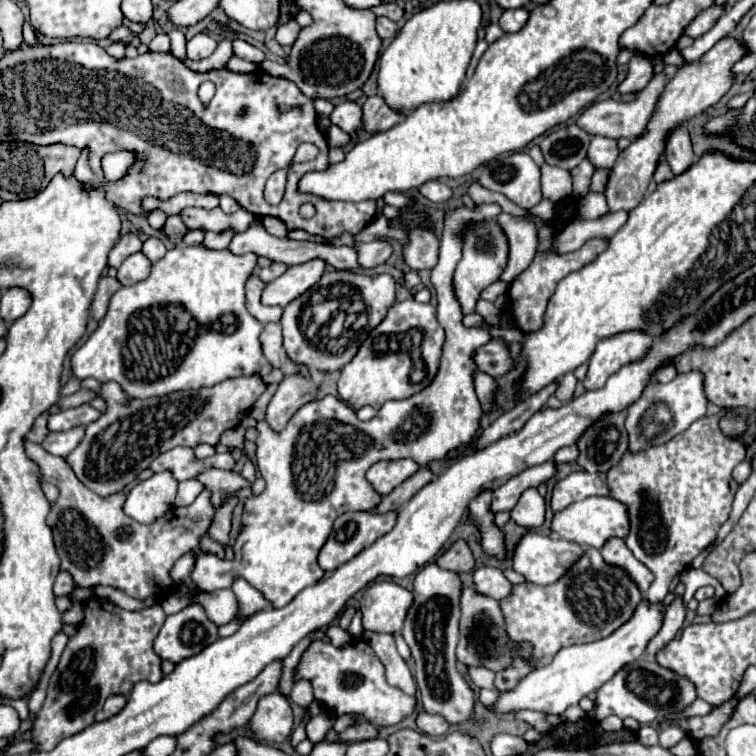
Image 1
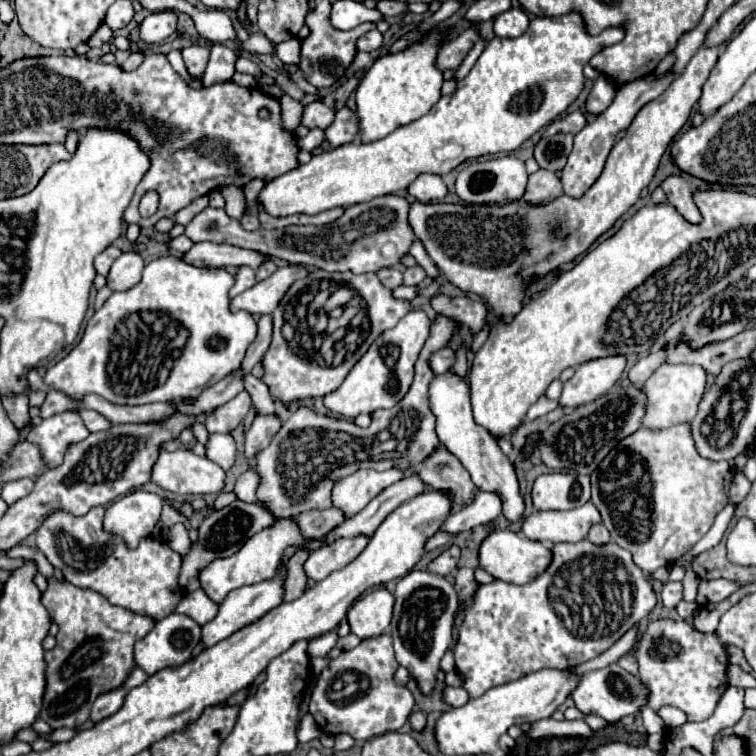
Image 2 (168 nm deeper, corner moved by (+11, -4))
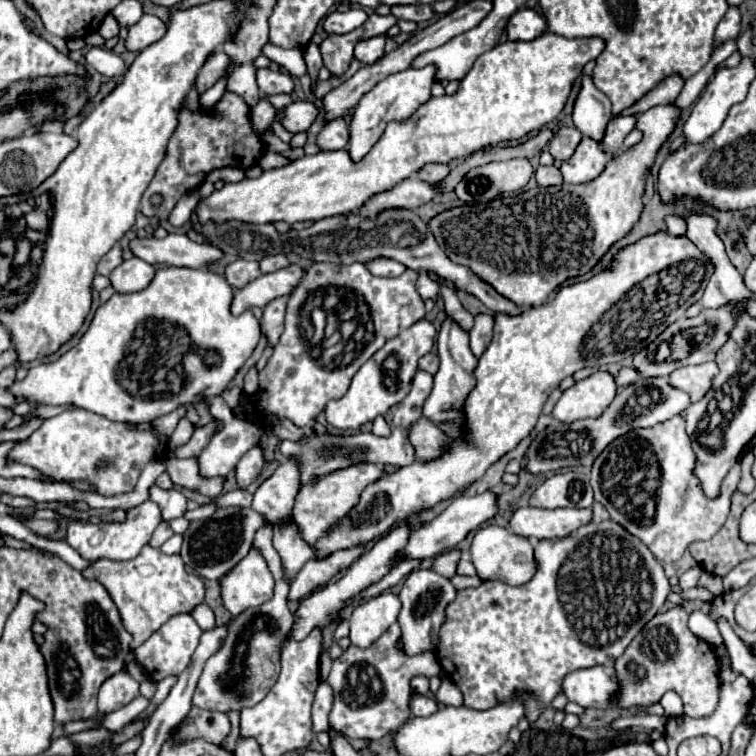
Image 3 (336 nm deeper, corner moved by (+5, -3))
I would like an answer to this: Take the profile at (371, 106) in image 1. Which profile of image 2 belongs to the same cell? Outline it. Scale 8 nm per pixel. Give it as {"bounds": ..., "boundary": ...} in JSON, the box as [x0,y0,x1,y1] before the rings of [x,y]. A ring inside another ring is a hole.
{"bounds":[325,108,359,148],"boundary":[[[339,108],[335,112],[335,120],[325,128],[325,140],[329,142],[331,148],[339,148],[347,142],[351,142],[359,134],[359,124],[357,116],[349,108]]]}

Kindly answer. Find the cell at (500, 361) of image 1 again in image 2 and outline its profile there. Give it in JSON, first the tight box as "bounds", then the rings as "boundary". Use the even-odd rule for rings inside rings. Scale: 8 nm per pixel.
{"bounds":[429,348,455,374],"boundary":[[[441,348],[435,354],[431,354],[431,358],[429,358],[429,366],[435,374],[447,372],[449,368],[453,368],[453,364],[455,364],[455,350],[451,350],[451,348]]]}

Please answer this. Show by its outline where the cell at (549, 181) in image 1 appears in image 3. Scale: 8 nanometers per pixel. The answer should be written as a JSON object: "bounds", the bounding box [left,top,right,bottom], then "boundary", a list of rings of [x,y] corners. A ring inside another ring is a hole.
{"bounds":[535,165,563,187],"boundary":[[[551,165],[551,167],[539,167],[535,171],[535,179],[537,179],[539,187],[549,187],[549,185],[561,185],[563,183],[563,179],[559,175],[559,169],[555,165]]]}

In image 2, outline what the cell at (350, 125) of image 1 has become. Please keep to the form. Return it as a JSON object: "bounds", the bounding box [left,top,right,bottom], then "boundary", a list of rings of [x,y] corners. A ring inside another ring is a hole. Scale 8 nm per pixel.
{"bounds":[301,102,335,130],"boundary":[[[311,102],[303,108],[303,116],[301,116],[301,124],[307,128],[321,128],[325,130],[331,122],[333,122],[335,112],[331,108],[327,108],[323,102]]]}

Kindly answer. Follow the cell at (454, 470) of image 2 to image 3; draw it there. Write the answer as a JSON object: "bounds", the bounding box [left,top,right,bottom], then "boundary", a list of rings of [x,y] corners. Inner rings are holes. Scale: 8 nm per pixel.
{"bounds":[409,417,449,461],"boundary":[[[421,417],[413,425],[409,439],[415,447],[415,457],[419,461],[437,459],[439,455],[443,455],[443,451],[447,451],[447,443],[449,443],[449,437],[425,417]]]}

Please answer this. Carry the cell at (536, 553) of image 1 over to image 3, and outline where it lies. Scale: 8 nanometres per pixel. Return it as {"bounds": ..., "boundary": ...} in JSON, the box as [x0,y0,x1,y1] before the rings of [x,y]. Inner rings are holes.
{"bounds":[471,525,537,585],"boundary":[[[487,525],[475,533],[473,545],[471,545],[471,555],[473,555],[473,565],[477,569],[477,575],[483,581],[497,579],[507,585],[523,585],[523,583],[529,583],[537,571],[533,545],[529,543],[529,539],[519,537],[519,535],[511,533],[509,529],[497,527],[497,525]]]}

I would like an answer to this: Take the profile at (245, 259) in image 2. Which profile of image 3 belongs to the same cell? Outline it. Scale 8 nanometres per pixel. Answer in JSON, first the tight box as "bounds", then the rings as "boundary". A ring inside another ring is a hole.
{"bounds":[129,235,223,269],"boundary":[[[167,235],[165,239],[133,239],[129,247],[137,257],[151,265],[199,269],[223,259],[223,251],[219,251],[215,245],[195,243],[187,235]]]}

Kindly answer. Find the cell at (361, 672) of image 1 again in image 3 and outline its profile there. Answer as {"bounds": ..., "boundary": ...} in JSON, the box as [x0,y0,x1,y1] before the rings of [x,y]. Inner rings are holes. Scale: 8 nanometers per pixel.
{"bounds":[327,623,441,741],"boundary":[[[393,623],[371,647],[361,649],[361,647],[351,645],[337,661],[333,661],[331,673],[327,677],[327,683],[331,685],[333,697],[335,697],[333,709],[329,713],[331,729],[339,731],[341,735],[345,735],[349,739],[371,741],[371,739],[381,739],[383,735],[395,733],[409,719],[409,715],[411,715],[409,701],[413,695],[413,691],[409,687],[411,677],[415,677],[415,675],[439,675],[441,667],[439,667],[435,653],[421,653],[421,655],[409,657],[397,647],[397,643],[399,643],[399,625]]]}

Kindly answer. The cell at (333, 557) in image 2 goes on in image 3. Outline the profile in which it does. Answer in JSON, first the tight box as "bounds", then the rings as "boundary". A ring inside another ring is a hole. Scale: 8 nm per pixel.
{"bounds":[289,547,365,601],"boundary":[[[349,547],[349,549],[339,549],[327,557],[313,557],[303,565],[303,569],[297,573],[295,581],[291,583],[289,589],[289,599],[291,601],[301,601],[315,589],[327,585],[337,573],[347,569],[353,561],[357,561],[363,555],[365,547]]]}

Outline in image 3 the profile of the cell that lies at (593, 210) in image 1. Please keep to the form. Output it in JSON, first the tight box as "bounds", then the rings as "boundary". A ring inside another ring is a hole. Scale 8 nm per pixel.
{"bounds":[561,115,637,183],"boundary":[[[615,115],[607,123],[607,131],[603,139],[595,143],[595,139],[583,137],[575,155],[561,165],[561,175],[565,183],[587,183],[601,175],[605,165],[613,159],[613,155],[623,147],[623,139],[635,127],[637,115]]]}

